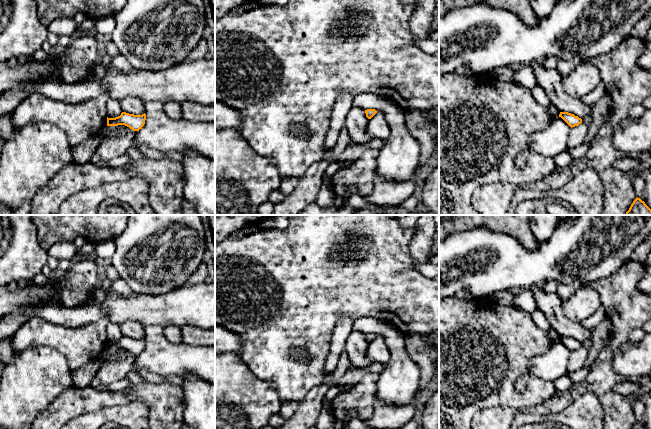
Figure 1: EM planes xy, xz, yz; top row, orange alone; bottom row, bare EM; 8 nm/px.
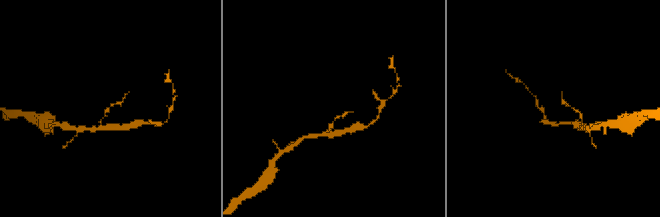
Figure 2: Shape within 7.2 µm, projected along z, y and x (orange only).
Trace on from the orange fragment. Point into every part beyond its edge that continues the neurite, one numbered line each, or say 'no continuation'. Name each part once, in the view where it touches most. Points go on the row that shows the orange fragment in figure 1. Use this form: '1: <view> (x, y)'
no continuation

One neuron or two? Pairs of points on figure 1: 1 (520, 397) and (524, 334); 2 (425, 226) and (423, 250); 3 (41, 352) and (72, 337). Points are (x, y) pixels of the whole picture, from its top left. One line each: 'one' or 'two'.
1: one
2: one
3: two

